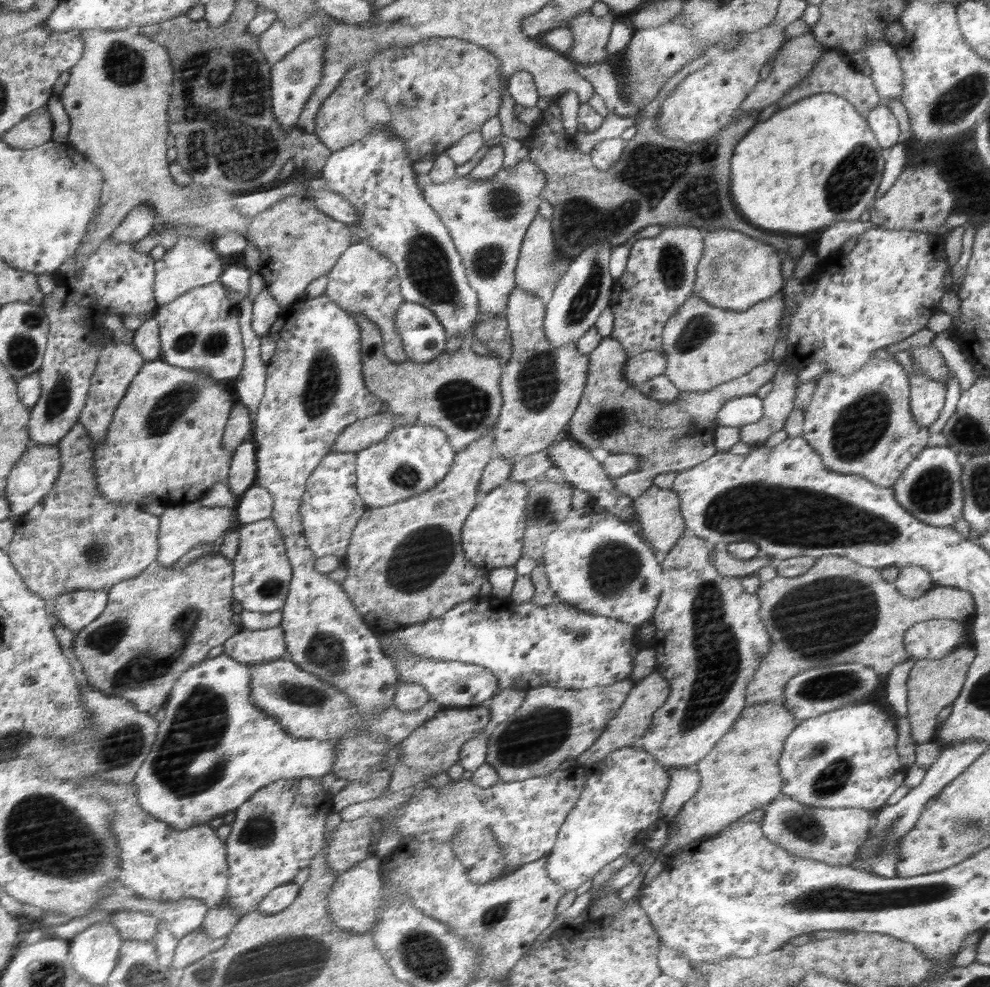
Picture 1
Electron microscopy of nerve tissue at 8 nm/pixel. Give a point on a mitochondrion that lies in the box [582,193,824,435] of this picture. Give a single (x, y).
(672, 270)

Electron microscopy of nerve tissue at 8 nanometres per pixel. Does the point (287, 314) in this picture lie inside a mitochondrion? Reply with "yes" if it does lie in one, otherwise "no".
no

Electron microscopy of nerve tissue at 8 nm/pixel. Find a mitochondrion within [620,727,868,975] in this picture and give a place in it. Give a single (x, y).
(808, 829)

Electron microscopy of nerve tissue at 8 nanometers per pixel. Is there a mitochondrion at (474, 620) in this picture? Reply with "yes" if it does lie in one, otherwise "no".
no

